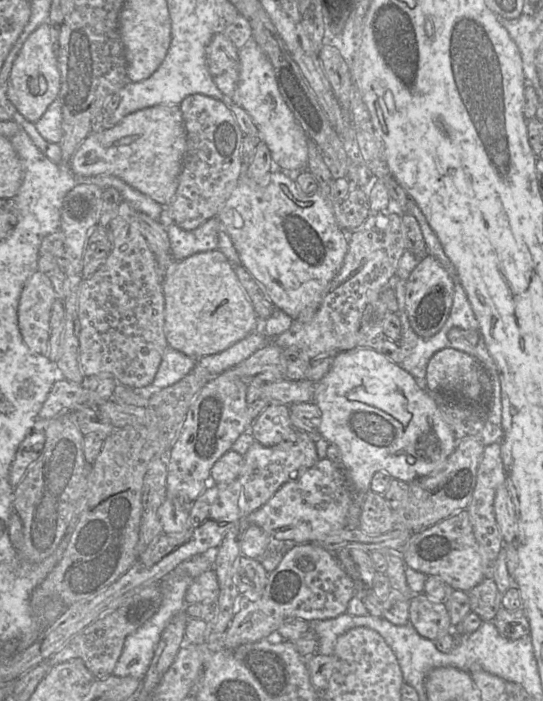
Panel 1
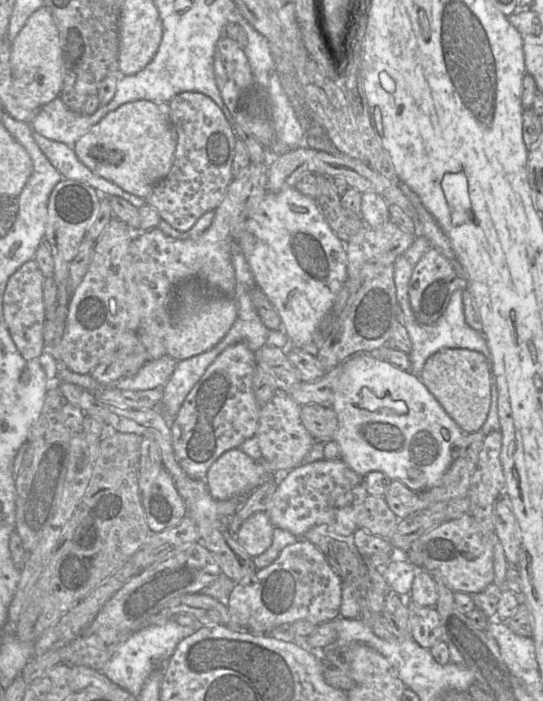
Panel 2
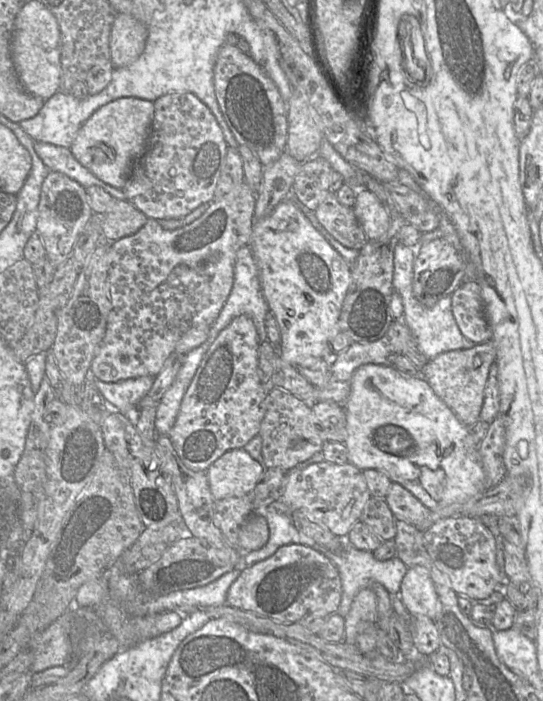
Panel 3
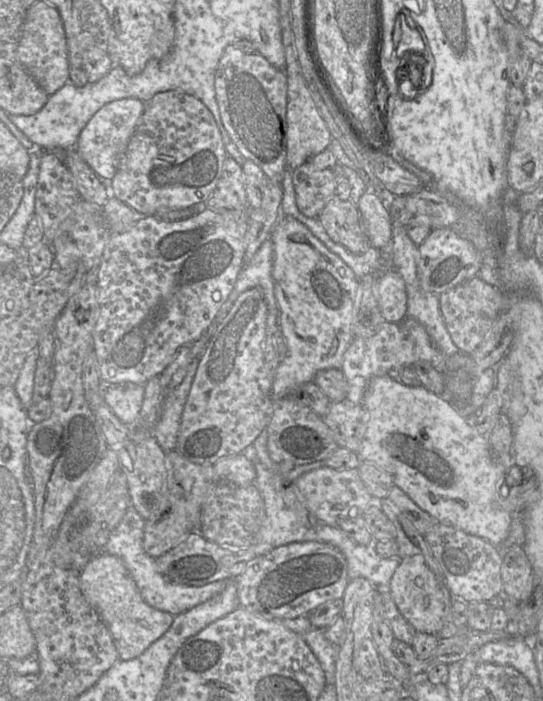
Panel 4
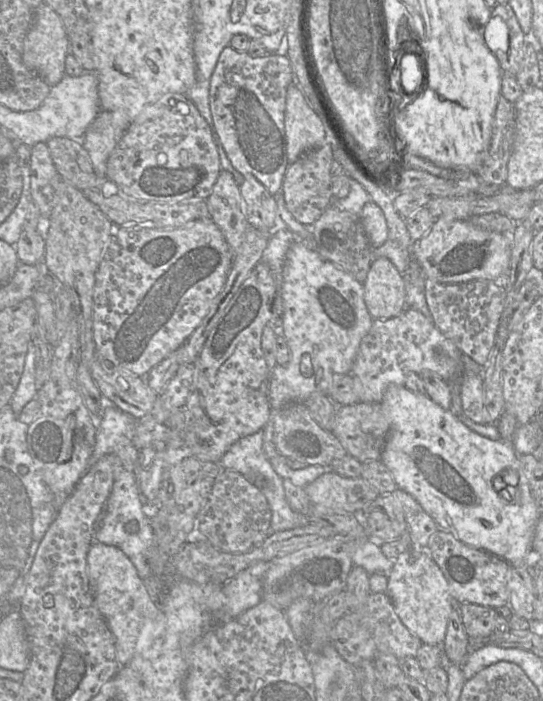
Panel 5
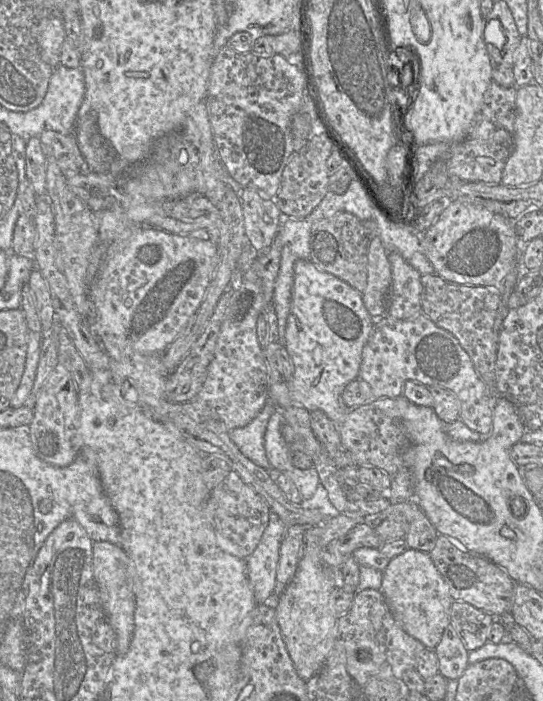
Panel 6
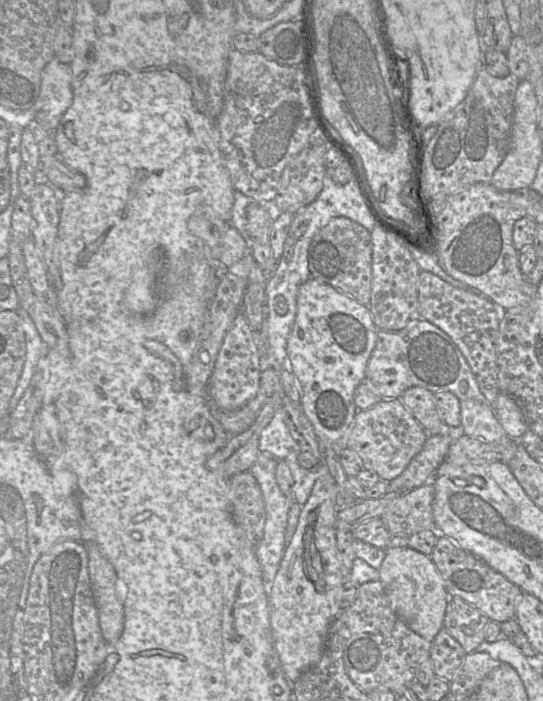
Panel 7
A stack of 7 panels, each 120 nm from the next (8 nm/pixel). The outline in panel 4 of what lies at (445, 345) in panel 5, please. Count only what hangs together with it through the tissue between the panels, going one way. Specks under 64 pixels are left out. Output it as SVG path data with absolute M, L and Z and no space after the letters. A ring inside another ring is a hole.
M406 316L399 322L384 321L373 336L354 338L344 353L340 369L349 384L346 400L362 404L368 383L374 377L389 376L400 380L402 370L418 361L426 361L435 368L442 368L446 359L416 319Z

